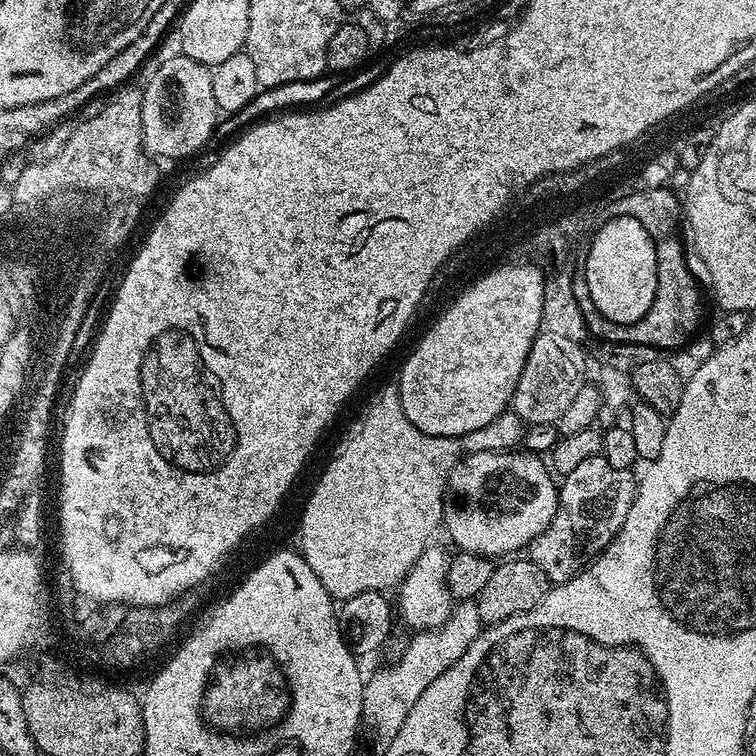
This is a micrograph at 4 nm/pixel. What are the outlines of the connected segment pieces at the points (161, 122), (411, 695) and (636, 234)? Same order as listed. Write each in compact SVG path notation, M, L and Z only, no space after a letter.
M175 54L164 60L152 72L148 85L142 91L142 138L149 157L180 160L192 156L204 143L213 139L218 123L218 109L214 102L212 69Z
M460 602L453 607L451 614L436 628L428 628L424 632L412 632L409 635L408 645L404 653L389 666L385 672L377 674L373 680L369 679L364 685L362 694L362 706L364 707L363 719L383 738L396 736L406 720L406 714L418 702L422 696L422 690L438 678L438 674L444 674L470 650L470 642L478 638L482 630L482 621L478 614L478 606L474 602Z
M632 217L605 220L591 233L588 257L583 257L594 305L614 322L638 322L651 308L655 294L656 245L646 227Z

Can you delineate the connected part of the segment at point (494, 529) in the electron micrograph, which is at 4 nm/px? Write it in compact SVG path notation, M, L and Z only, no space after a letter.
M509 450L507 452L470 452L456 464L456 469L450 474L448 486L446 489L446 503L444 506L444 519L442 521L443 531L448 531L448 536L457 545L459 551L469 552L470 554L478 554L489 558L508 558L519 550L527 549L532 541L538 538L538 534L542 534L542 530L546 530L546 526L550 526L550 522L554 518L554 514L558 508L558 491L557 481L554 479L553 473L550 471L549 465L540 461L541 457L531 450Z

